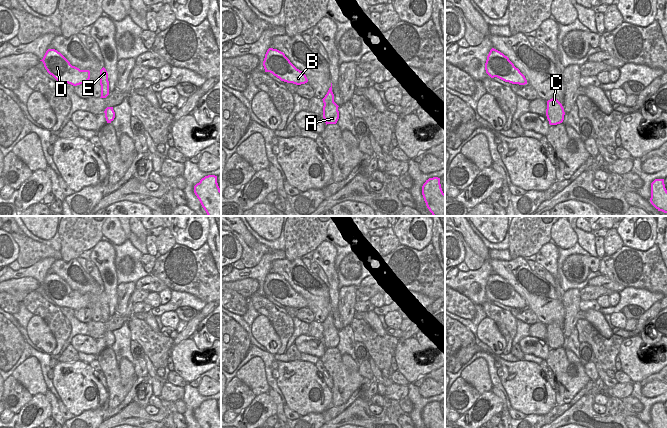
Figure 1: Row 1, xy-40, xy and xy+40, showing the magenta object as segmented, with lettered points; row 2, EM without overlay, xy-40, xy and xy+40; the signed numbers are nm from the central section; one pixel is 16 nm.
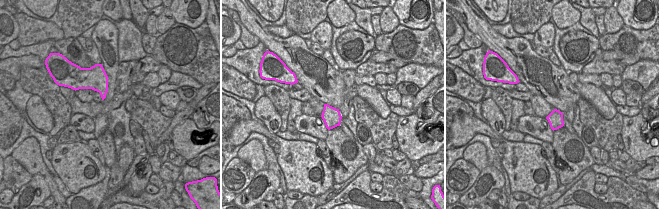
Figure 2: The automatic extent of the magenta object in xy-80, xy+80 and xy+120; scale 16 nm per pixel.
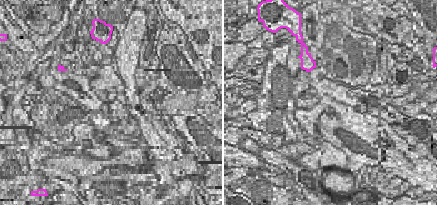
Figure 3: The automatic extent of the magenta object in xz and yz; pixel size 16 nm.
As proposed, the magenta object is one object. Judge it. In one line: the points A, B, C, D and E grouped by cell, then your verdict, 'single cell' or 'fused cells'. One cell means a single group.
groups A B C D E; single cell

